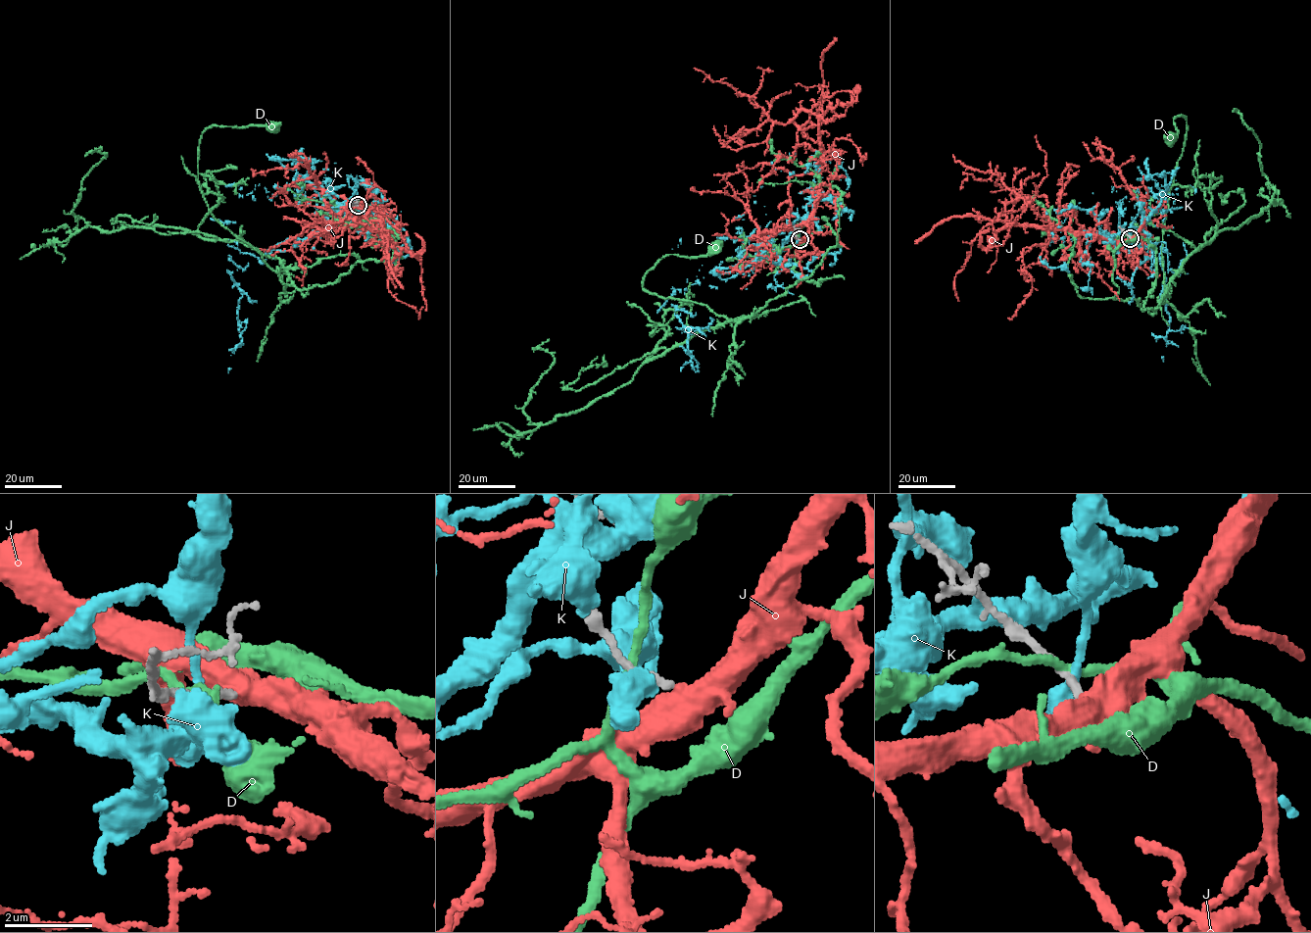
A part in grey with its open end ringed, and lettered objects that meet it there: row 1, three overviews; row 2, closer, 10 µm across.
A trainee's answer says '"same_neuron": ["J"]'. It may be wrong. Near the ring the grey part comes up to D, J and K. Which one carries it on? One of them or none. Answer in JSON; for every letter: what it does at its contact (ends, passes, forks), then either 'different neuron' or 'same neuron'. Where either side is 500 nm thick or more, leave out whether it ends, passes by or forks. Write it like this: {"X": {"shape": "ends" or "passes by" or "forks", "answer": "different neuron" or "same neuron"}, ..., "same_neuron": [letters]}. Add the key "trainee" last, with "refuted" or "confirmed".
{"D": {"shape": "passes by", "answer": "different neuron"}, "J": {"answer": "same neuron"}, "K": {"shape": "passes by", "answer": "different neuron"}, "same_neuron": ["J"], "trainee": "confirmed"}

